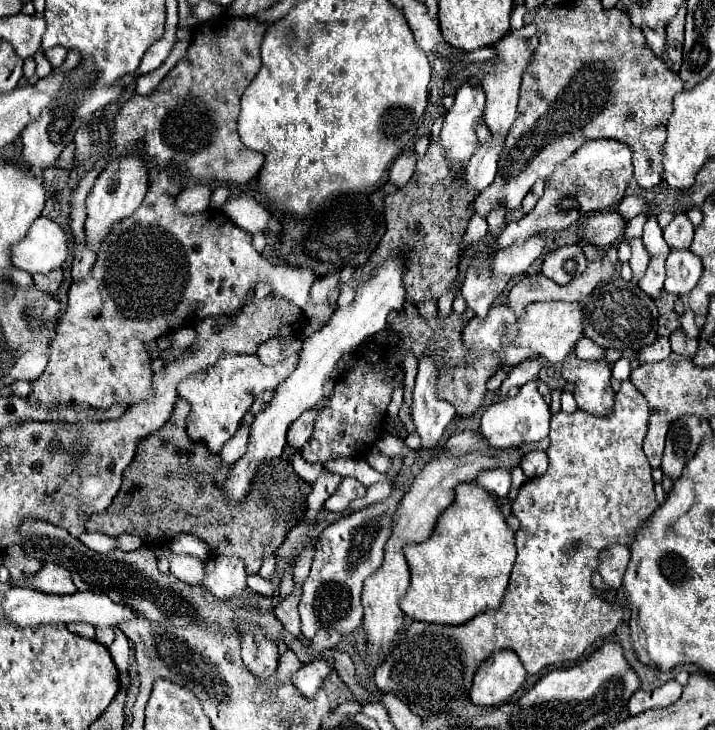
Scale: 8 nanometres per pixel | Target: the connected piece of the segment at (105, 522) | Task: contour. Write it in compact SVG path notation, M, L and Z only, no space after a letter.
M178 398L170 420L136 448L132 464L124 472L124 482L114 502L106 512L94 514L88 520L88 532L102 532L106 536L136 534L142 540L172 540L178 532L194 534L210 544L210 554L236 556L244 562L246 574L258 574L262 554L276 550L286 534L304 518L306 496L310 484L304 482L294 468L282 458L274 460L258 472L252 484L250 500L238 508L230 508L222 500L222 484L228 478L230 466L220 462L220 456L210 454L204 444L188 440L186 418L190 404Z

